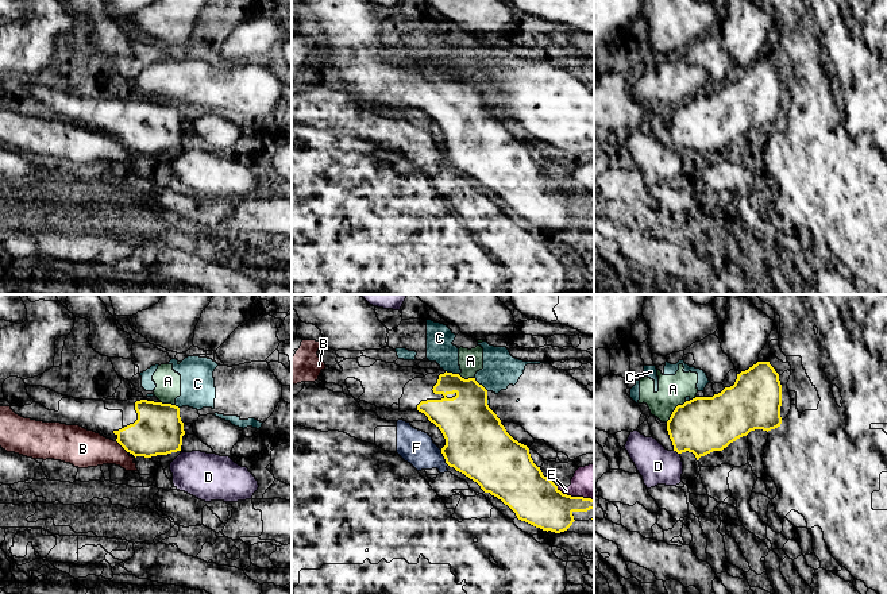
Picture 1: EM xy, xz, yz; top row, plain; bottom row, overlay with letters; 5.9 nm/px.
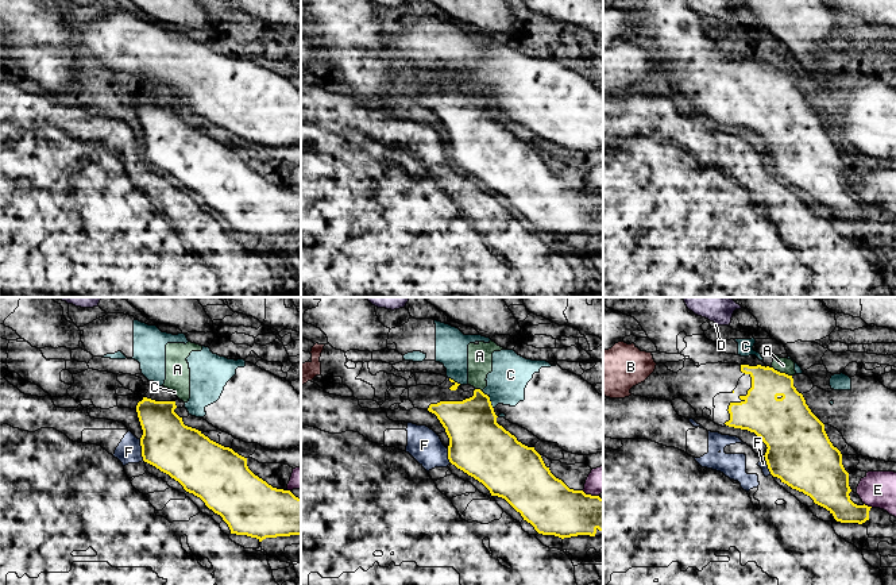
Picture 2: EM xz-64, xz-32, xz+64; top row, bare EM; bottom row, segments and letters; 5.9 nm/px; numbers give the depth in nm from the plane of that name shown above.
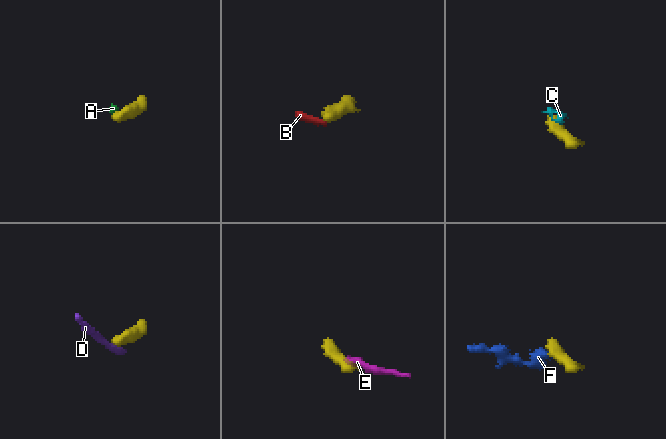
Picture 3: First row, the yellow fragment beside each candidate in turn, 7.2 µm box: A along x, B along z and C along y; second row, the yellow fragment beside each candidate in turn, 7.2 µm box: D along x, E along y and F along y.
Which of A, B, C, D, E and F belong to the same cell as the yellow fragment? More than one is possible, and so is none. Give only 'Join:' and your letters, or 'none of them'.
Join: none of them

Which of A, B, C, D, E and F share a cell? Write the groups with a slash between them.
A C / B / D / E / F

